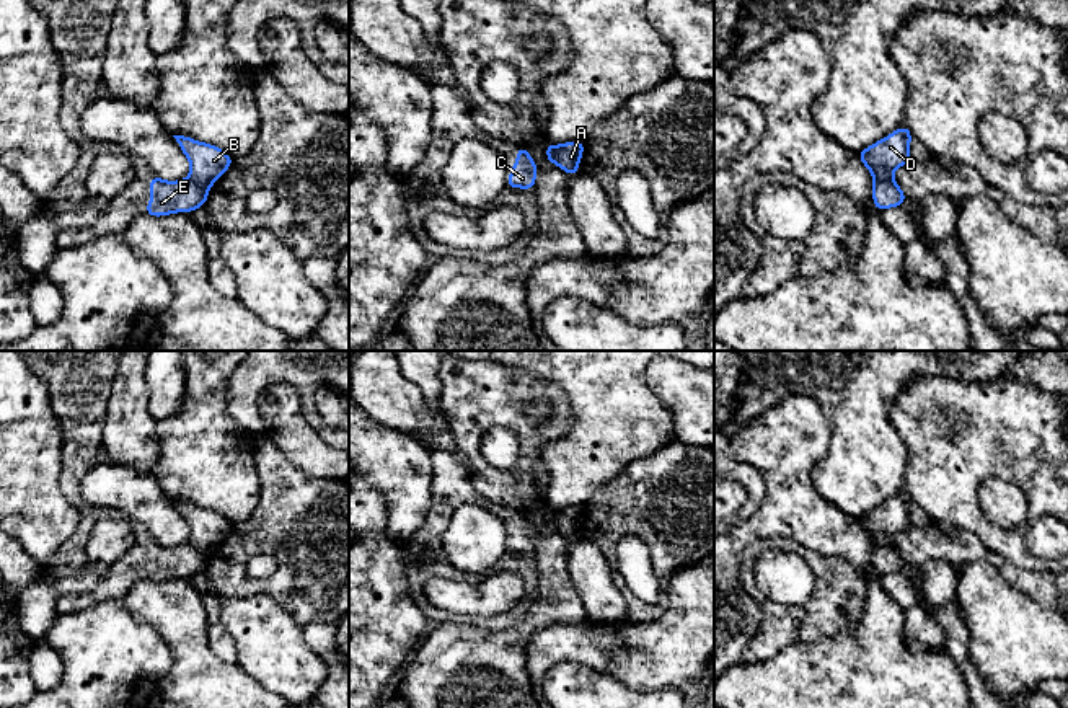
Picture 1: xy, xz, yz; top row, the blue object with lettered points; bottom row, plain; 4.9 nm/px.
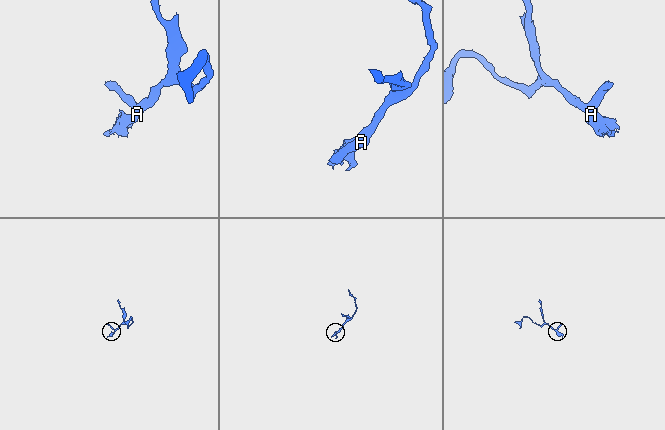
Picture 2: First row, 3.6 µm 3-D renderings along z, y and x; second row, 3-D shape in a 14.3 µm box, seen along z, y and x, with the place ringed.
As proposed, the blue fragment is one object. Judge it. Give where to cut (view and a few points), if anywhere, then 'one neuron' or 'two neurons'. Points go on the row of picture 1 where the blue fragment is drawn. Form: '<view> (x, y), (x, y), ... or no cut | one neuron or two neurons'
xy (189, 176), (207, 190) | two neurons

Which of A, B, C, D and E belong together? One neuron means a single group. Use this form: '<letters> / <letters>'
A B D / C E

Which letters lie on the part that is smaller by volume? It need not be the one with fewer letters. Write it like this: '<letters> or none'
C, E

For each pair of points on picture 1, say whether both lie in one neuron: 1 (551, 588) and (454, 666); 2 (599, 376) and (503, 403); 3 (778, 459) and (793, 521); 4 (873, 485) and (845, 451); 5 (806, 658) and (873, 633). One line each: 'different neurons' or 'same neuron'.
1: same neuron
2: different neurons
3: same neuron
4: same neuron
5: same neuron

